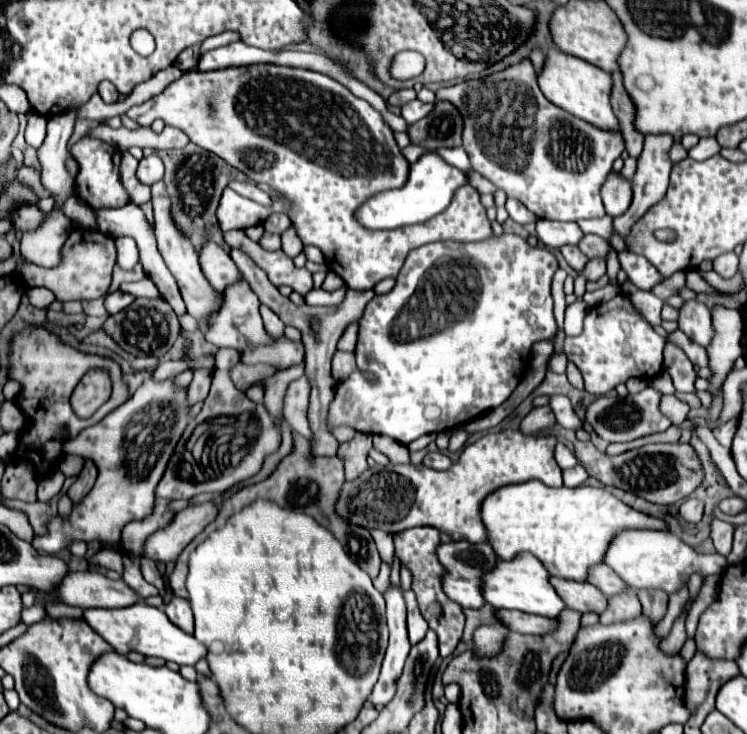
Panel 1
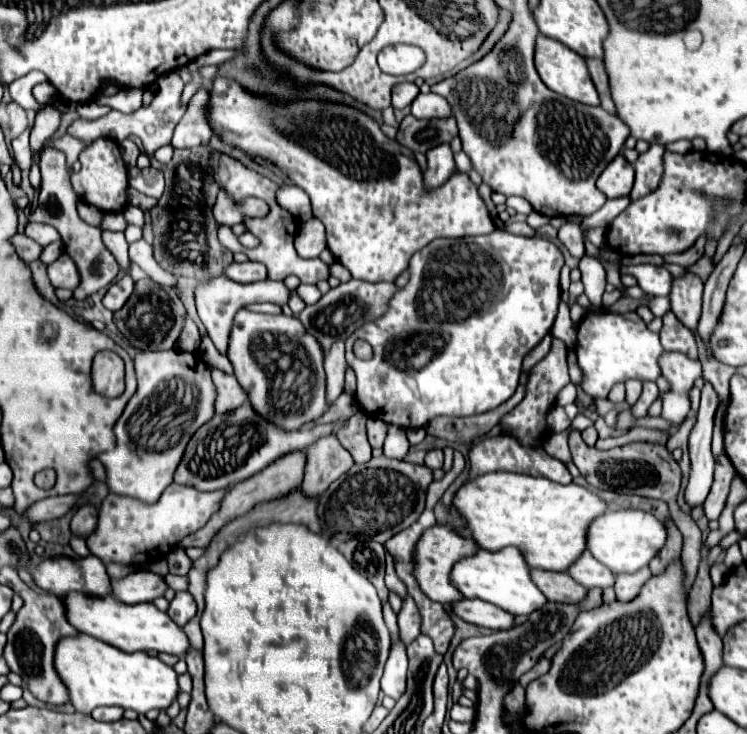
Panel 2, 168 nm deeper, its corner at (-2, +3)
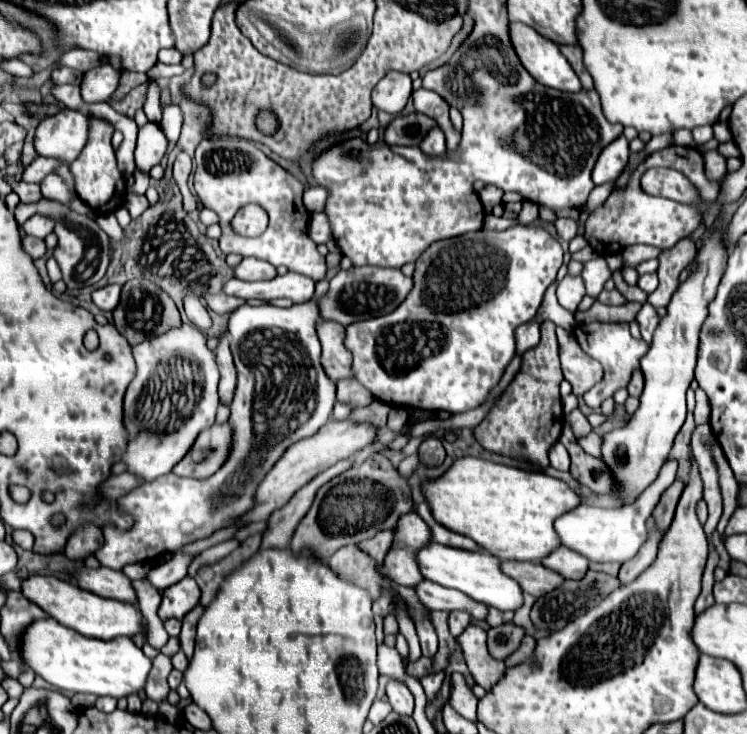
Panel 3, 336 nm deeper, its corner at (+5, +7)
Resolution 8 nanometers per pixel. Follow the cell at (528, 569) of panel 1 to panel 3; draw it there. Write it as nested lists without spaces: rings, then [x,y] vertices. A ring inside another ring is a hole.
[[[430,542],[426,548],[422,548],[418,552],[418,564],[420,564],[420,572],[424,574],[426,580],[432,580],[446,588],[460,590],[460,592],[468,594],[470,598],[474,598],[476,602],[484,602],[502,612],[518,610],[524,604],[524,592],[522,592],[520,584],[516,584],[514,578],[506,576],[500,568],[502,562],[498,562],[498,558],[486,550],[470,552],[470,550],[460,550],[460,548]]]

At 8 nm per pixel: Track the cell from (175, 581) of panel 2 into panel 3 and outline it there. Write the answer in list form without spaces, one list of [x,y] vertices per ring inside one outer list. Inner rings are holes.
[[[230,539],[224,542],[221,542],[217,545],[210,547],[197,556],[188,567],[188,576],[195,577],[198,570],[205,565],[214,564],[220,561],[222,558],[225,558],[234,551],[240,542],[234,539]]]

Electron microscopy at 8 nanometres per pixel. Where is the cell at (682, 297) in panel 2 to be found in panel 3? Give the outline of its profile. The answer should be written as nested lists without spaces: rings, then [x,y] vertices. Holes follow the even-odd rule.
[[[692,238],[680,240],[674,248],[664,250],[660,254],[660,266],[658,266],[658,278],[660,286],[648,296],[648,302],[656,308],[666,308],[670,304],[672,294],[680,286],[680,272],[696,258],[696,246]]]

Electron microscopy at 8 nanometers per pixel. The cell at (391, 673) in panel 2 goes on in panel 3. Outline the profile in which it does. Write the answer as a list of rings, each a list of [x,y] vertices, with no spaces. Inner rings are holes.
[[[390,680],[390,682],[386,684],[386,696],[388,696],[394,712],[398,712],[398,714],[408,714],[408,716],[412,714],[412,710],[414,710],[414,698],[412,698],[410,690],[408,690],[402,682]]]

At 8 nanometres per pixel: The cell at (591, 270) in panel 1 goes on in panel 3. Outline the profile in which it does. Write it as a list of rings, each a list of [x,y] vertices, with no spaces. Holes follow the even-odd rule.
[[[594,258],[594,260],[584,262],[584,268],[582,268],[580,276],[584,280],[586,294],[592,296],[592,298],[596,298],[602,292],[606,280],[612,276],[612,272],[610,272],[610,268],[608,268],[608,264],[606,264],[604,258]]]

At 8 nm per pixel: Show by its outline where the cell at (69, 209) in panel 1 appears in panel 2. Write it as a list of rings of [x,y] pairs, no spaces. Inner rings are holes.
[[[107,212],[107,214],[103,216],[101,228],[103,228],[103,230],[107,228],[107,230],[123,232],[123,230],[127,228],[127,222],[125,222],[125,218],[123,218],[123,214],[121,214],[121,212]]]

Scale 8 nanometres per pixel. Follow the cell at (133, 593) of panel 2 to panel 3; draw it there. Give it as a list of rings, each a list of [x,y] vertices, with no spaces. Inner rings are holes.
[[[174,554],[168,562],[154,566],[146,580],[156,588],[156,590],[166,590],[168,586],[180,582],[186,576],[186,568],[192,562],[190,554]]]

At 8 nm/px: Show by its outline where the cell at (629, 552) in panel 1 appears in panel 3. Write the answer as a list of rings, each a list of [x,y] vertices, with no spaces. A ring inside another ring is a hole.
[[[674,458],[666,460],[658,478],[632,504],[624,504],[620,508],[596,508],[596,506],[580,504],[578,508],[560,516],[554,522],[554,528],[560,536],[562,546],[584,554],[590,562],[620,562],[622,564],[630,560],[638,552],[638,548],[646,542],[646,536],[648,536],[646,522],[652,516],[662,492],[674,482],[676,468],[678,468],[678,462]]]

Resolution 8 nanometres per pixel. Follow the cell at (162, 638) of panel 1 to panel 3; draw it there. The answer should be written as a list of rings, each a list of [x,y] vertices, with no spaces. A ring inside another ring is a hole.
[[[32,576],[22,584],[22,594],[28,600],[32,600],[34,604],[38,604],[48,616],[52,616],[60,624],[64,624],[84,636],[90,636],[90,638],[100,638],[100,640],[112,640],[118,636],[134,638],[136,634],[148,632],[144,616],[140,614],[140,610],[136,606],[132,606],[128,602],[118,602],[118,600],[96,596],[96,594],[82,590],[76,584],[60,580],[60,578]]]

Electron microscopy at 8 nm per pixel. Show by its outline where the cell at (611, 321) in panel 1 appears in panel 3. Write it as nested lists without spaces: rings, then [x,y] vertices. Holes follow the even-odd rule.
[[[590,322],[590,324],[578,324],[574,330],[574,336],[580,344],[580,348],[590,354],[594,360],[598,360],[604,368],[604,378],[594,384],[594,388],[590,388],[584,396],[584,402],[596,410],[600,408],[600,402],[610,398],[618,388],[626,386],[634,368],[640,368],[640,358],[648,352],[648,344],[644,340],[636,340],[630,334],[630,326],[628,322]]]

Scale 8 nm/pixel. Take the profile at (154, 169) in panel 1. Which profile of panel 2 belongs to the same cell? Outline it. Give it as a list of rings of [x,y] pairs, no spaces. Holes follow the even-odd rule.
[[[155,166],[141,170],[141,168],[129,168],[129,186],[139,190],[141,194],[147,194],[151,198],[161,198],[163,188],[165,188],[165,180],[163,180],[163,172],[157,170]]]

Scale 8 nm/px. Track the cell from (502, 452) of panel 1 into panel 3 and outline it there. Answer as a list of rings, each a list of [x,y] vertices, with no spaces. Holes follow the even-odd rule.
[[[376,452],[374,456],[338,474],[318,490],[314,504],[300,520],[290,542],[290,548],[294,552],[300,552],[308,546],[320,560],[328,562],[328,558],[338,548],[368,540],[376,532],[392,530],[400,516],[412,510],[412,492],[406,476],[402,476],[384,454]]]

